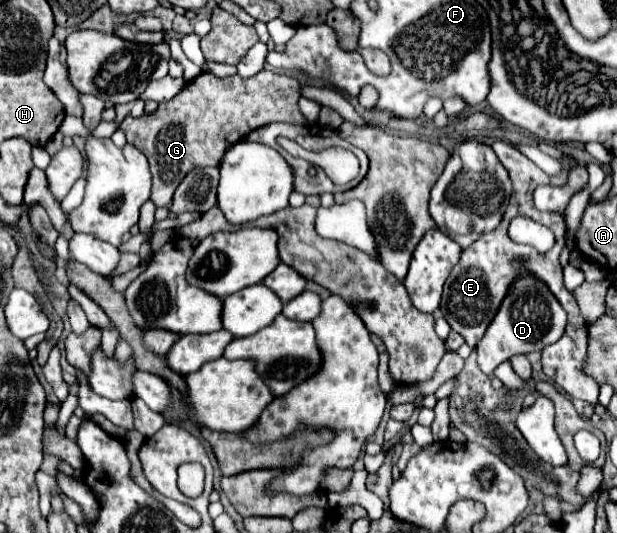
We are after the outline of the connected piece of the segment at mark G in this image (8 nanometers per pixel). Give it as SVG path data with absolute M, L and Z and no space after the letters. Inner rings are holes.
M260 71L252 79L242 79L240 75L230 75L230 77L216 77L212 73L200 73L192 81L186 83L186 87L172 97L170 101L164 101L158 105L158 109L152 115L142 115L142 117L132 117L128 115L122 121L122 129L126 131L128 143L136 145L150 163L150 173L152 173L152 201L156 207L170 207L172 205L172 195L184 175L194 169L194 167L206 167L206 165L218 165L224 151L238 143L238 139L246 137L250 131L256 127L274 123L274 121L284 121L284 123L296 123L304 125L306 117L298 109L298 99L300 99L300 83L290 77L290 75L278 75L272 71Z

